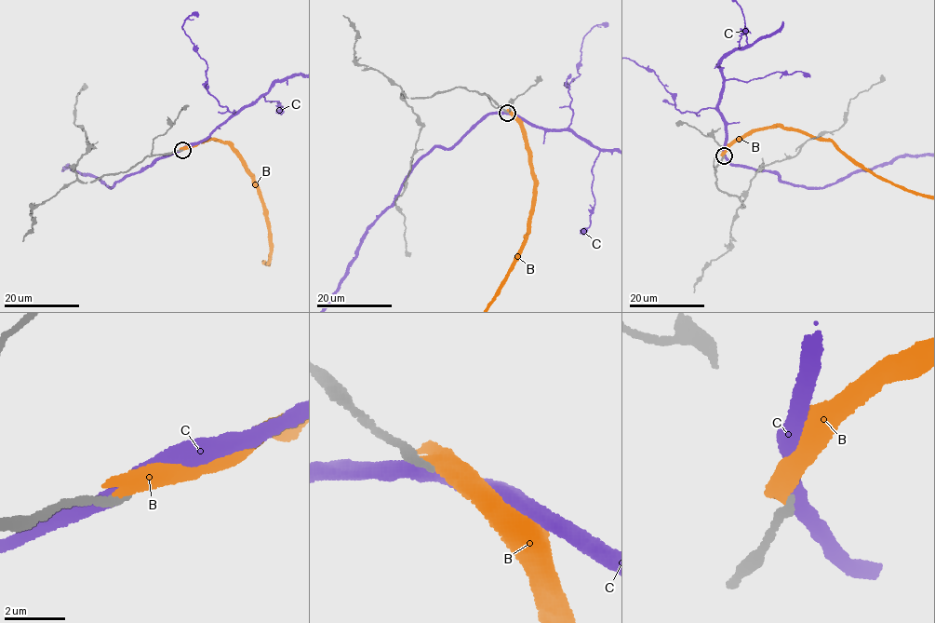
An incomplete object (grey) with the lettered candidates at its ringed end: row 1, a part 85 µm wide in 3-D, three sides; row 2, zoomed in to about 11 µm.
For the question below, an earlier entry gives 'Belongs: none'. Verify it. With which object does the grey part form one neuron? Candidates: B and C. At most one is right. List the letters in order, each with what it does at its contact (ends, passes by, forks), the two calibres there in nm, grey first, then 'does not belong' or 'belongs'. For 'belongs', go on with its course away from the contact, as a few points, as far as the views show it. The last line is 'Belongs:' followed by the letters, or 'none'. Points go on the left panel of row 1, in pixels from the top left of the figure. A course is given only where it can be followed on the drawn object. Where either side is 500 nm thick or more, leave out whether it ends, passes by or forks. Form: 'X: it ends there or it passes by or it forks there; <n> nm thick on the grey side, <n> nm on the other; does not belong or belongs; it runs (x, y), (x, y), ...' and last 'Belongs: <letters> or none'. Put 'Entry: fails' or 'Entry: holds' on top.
Entry: holds
B: 300 nm thick on the grey side, 600 nm on the other; does not belong
C: it passes by; 320 nm thick on the grey side, 440 nm on the other; does not belong
Belongs: none

